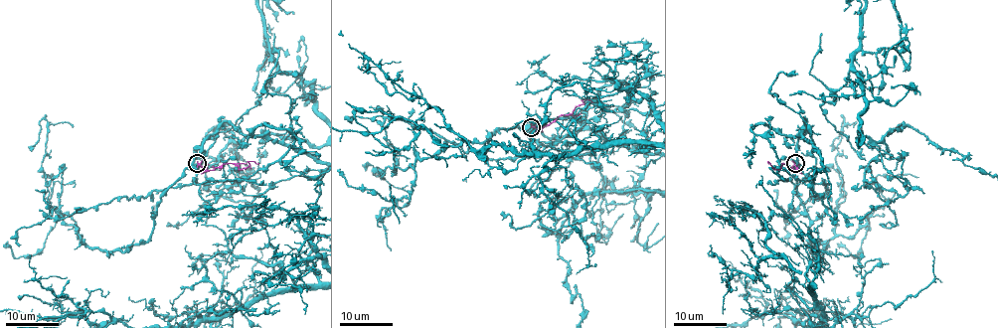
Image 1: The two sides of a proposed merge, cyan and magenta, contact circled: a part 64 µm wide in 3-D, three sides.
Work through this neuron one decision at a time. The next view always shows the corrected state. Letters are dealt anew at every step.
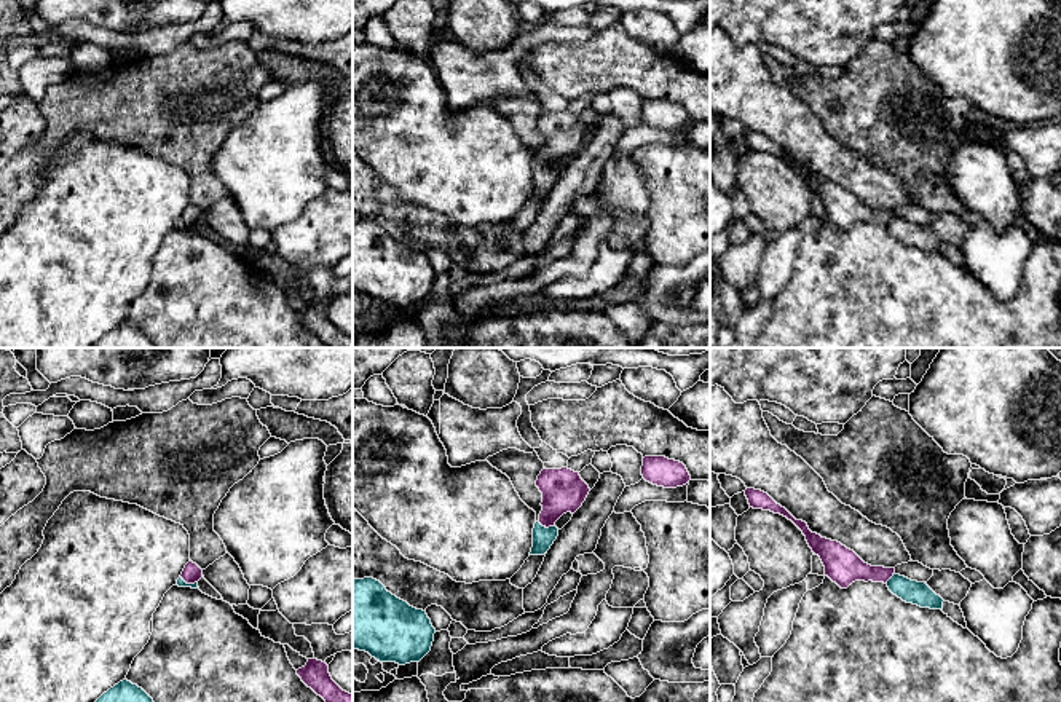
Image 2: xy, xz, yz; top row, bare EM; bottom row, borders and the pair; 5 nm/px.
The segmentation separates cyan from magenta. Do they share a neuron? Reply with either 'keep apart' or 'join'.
keep apart

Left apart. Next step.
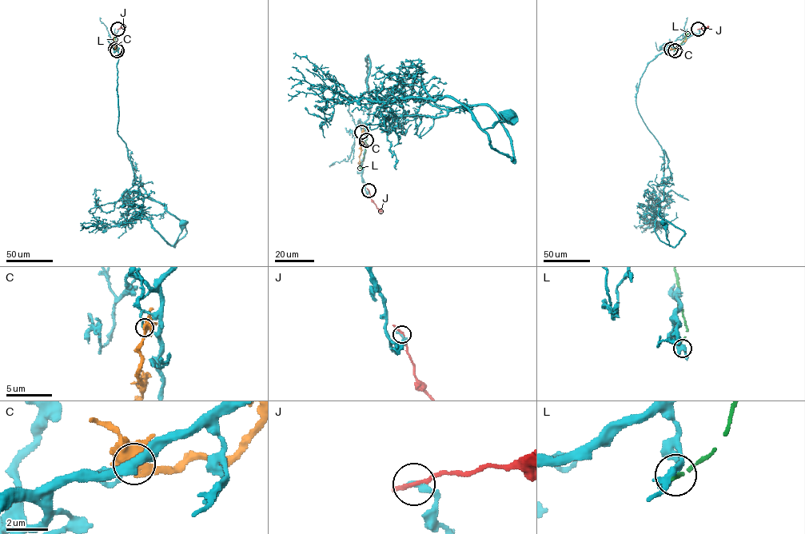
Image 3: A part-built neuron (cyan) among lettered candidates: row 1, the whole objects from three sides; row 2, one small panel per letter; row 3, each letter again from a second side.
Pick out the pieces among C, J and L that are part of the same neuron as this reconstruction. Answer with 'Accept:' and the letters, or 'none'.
Accept: none

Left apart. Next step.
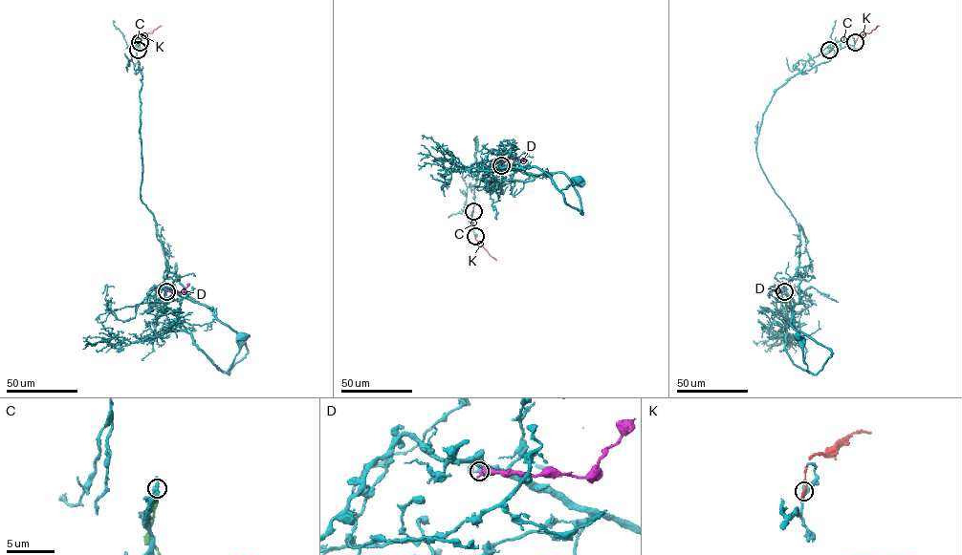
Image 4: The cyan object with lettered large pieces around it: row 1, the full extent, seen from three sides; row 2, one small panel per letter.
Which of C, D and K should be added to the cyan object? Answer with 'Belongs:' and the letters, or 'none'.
Belongs: none

